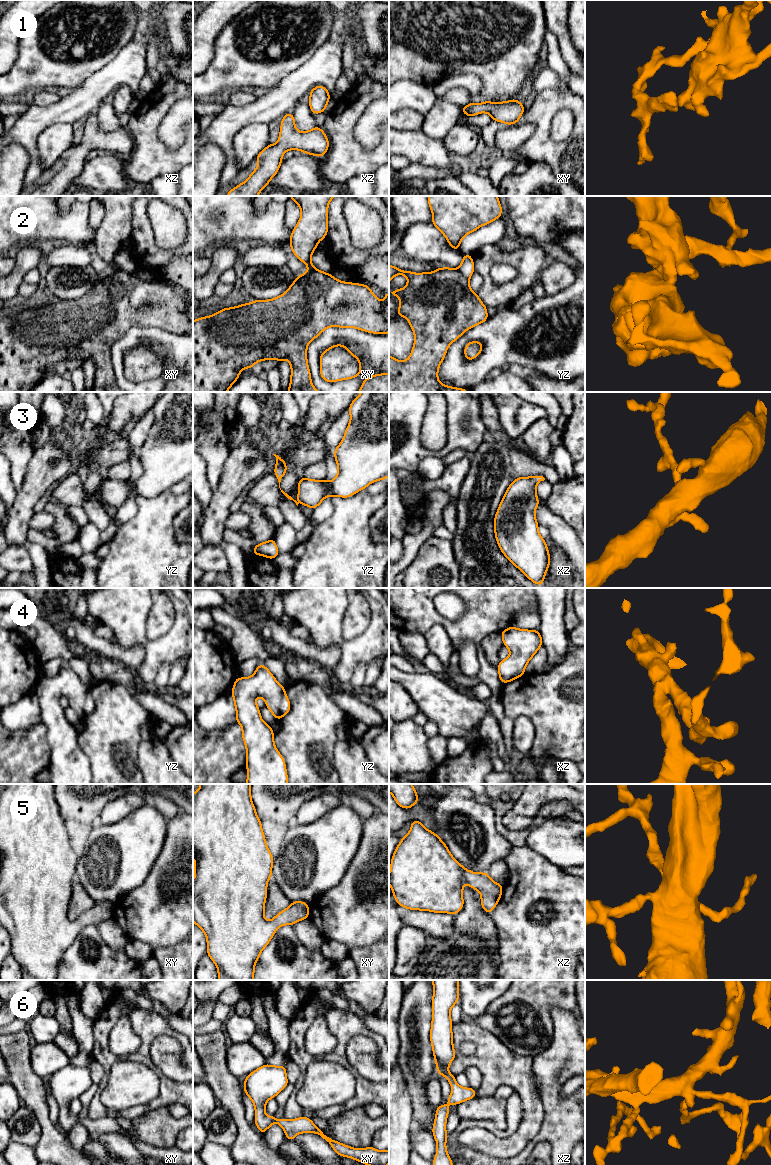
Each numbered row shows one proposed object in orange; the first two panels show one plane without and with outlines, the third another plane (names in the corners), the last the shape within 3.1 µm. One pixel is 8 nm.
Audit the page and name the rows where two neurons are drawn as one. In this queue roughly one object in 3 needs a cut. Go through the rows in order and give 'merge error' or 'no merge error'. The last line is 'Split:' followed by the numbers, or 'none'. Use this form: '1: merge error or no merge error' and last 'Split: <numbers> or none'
1: no merge error
2: merge error
3: no merge error
4: no merge error
5: no merge error
6: no merge error
Split: 2

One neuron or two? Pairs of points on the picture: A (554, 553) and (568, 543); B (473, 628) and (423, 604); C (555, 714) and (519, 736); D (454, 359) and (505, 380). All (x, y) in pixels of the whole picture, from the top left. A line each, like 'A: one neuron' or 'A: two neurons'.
A: two neurons
B: one neuron
C: two neurons
D: two neurons

